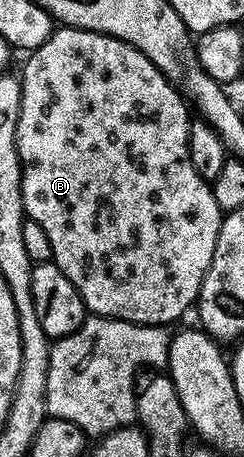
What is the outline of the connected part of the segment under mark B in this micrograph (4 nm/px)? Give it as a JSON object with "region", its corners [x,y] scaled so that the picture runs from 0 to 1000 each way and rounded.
{"region":[[[254,57],[250,61],[225,63],[221,72],[205,77],[205,85],[180,98],[156,101],[111,127],[123,129],[111,131],[90,162],[82,160],[90,228],[78,236],[70,287],[74,346],[90,357],[90,455],[102,475],[119,484],[164,490],[164,499],[180,499],[180,510],[197,516],[197,525],[213,534],[213,571],[238,580],[246,595],[262,595],[262,604],[279,604],[279,613],[295,613],[311,639],[328,639],[352,676],[373,689],[471,696],[492,702],[533,702],[561,711],[693,716],[701,711],[697,705],[721,702],[775,670],[783,676],[807,663],[811,641],[836,621],[836,604],[869,578],[869,551],[885,551],[885,516],[902,508],[902,490],[918,475],[918,462],[885,446],[873,405],[840,398],[803,376],[803,368],[787,368],[787,350],[770,341],[770,289],[779,287],[787,249],[770,239],[770,225],[758,212],[664,164],[656,149],[639,149],[639,140],[623,140],[623,131],[607,131],[607,123],[590,123],[590,114],[574,114],[553,101],[525,96],[508,88],[463,83],[439,74],[414,74],[389,66],[320,66],[303,57]]]}

